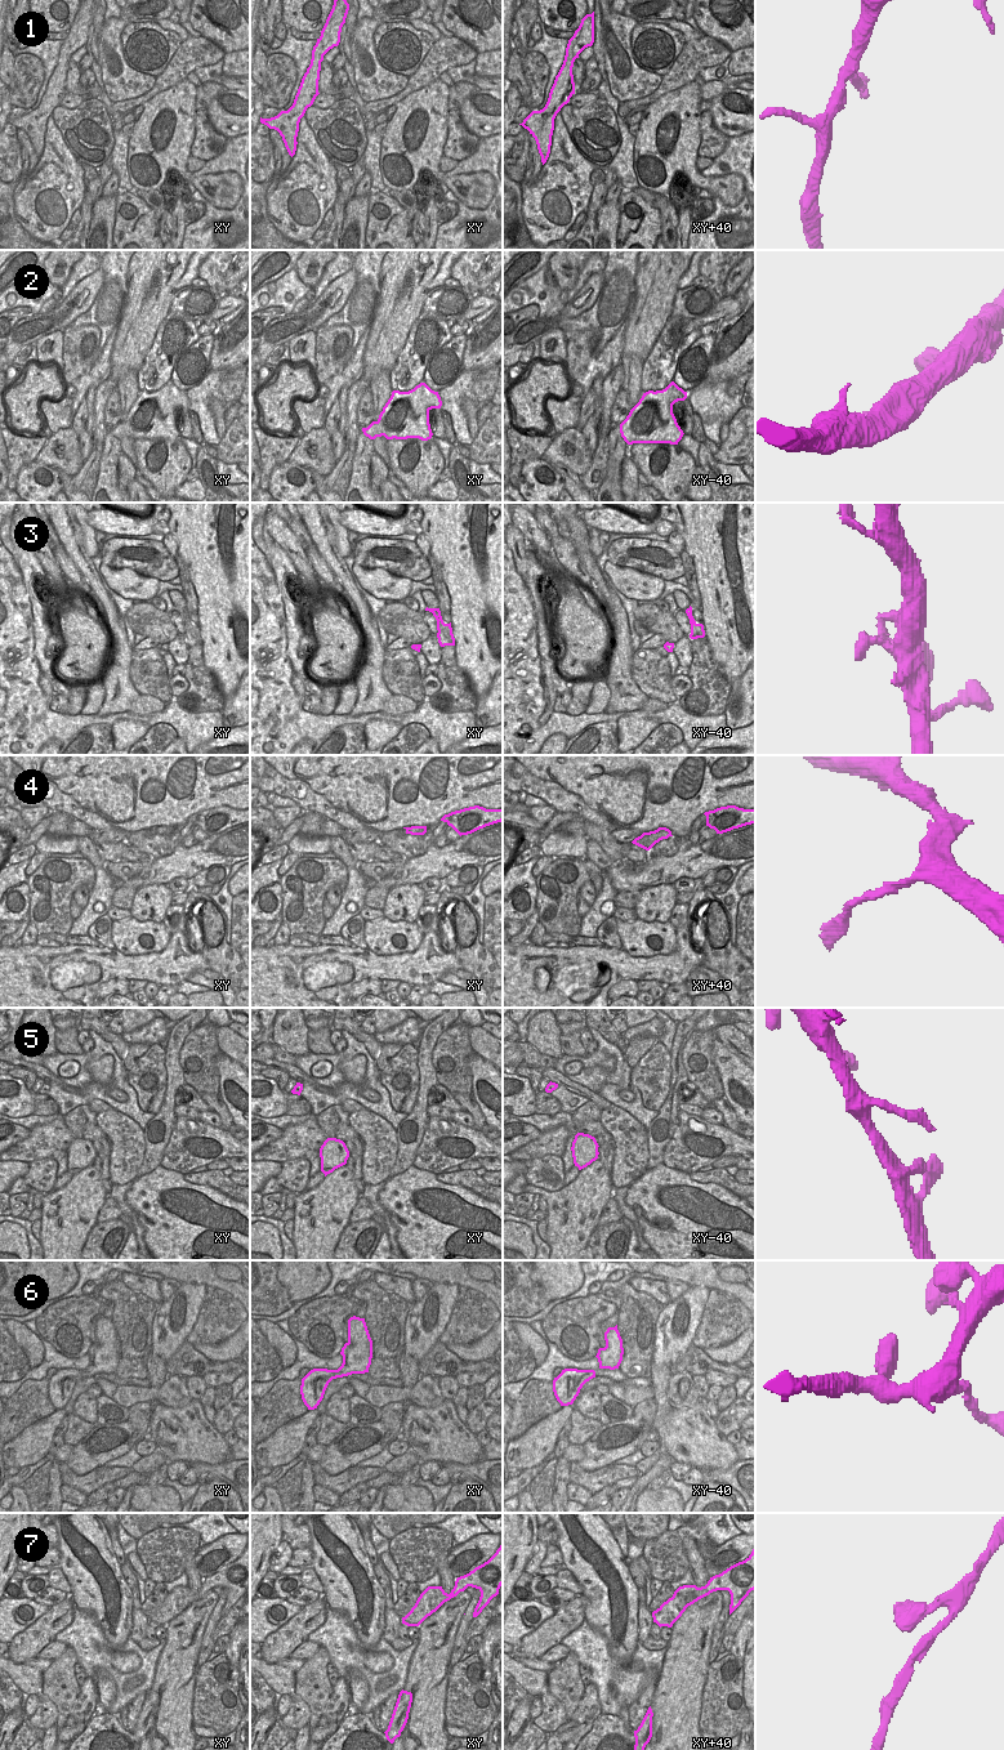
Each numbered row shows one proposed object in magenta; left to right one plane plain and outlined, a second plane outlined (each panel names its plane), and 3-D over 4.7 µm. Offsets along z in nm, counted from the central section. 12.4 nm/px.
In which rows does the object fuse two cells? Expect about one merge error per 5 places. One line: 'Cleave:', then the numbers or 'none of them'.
Cleave: 4

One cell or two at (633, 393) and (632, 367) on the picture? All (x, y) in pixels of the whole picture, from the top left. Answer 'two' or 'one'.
one

